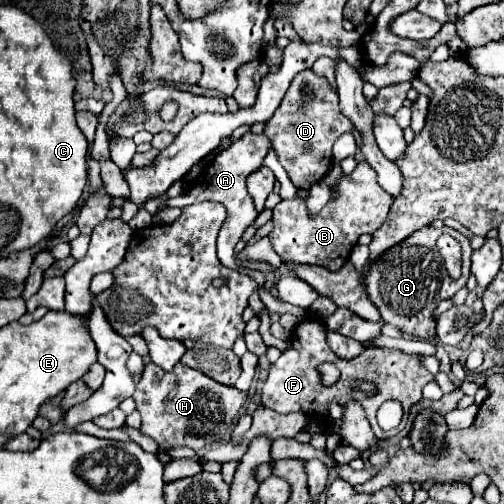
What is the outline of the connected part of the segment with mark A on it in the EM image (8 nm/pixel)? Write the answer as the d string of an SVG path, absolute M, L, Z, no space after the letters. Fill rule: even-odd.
M246 132L240 140L232 142L232 146L230 146L228 150L220 152L218 156L214 156L214 160L206 166L206 170L204 170L204 178L200 180L200 184L196 184L196 186L190 190L190 196L186 196L186 192L184 192L184 194L180 194L178 198L172 198L172 200L162 202L160 208L166 208L166 206L168 206L168 208L174 208L174 206L176 206L176 208L184 208L184 206L188 206L188 204L196 204L196 202L204 202L204 200L212 200L212 202L220 202L220 204L224 204L227 217L217 238L217 256L220 256L220 262L222 262L226 268L248 275L256 281L261 289L258 292L259 297L269 312L276 312L279 315L289 312L302 322L302 320L306 320L306 318L310 317L307 310L303 310L290 303L274 298L271 294L265 291L265 274L260 271L245 271L245 269L236 262L236 258L234 258L234 246L236 246L236 242L242 238L244 230L256 220L254 202L252 202L252 198L250 198L248 190L246 190L246 178L248 178L248 174L256 172L256 168L262 166L264 158L266 158L266 154L268 154L270 150L272 150L272 142L268 140L268 136ZM190 198L192 198L192 200L190 200Z

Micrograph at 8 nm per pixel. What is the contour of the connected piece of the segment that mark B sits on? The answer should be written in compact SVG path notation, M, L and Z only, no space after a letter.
M366 162L358 164L352 174L344 176L338 186L332 188L332 198L313 218L306 208L308 194L308 190L298 188L292 200L280 200L276 204L276 208L272 210L274 228L268 238L283 260L324 266L330 272L336 272L344 266L350 250L356 246L362 234L372 234L382 226L392 206L392 196L380 188L380 184L376 182L376 172Z

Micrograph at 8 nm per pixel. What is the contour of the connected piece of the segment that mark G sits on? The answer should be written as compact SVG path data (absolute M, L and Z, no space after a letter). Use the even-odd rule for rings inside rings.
M426 226L422 230L416 230L404 242L398 242L396 246L388 248L384 254L380 254L366 270L366 296L368 300L378 308L382 322L394 324L406 334L418 336L418 338L436 338L436 320L434 310L444 298L452 298L468 280L470 274L470 240L456 232L454 228L432 228ZM440 234L454 236L462 246L462 274L458 280L450 278L444 260L438 252L436 240Z

